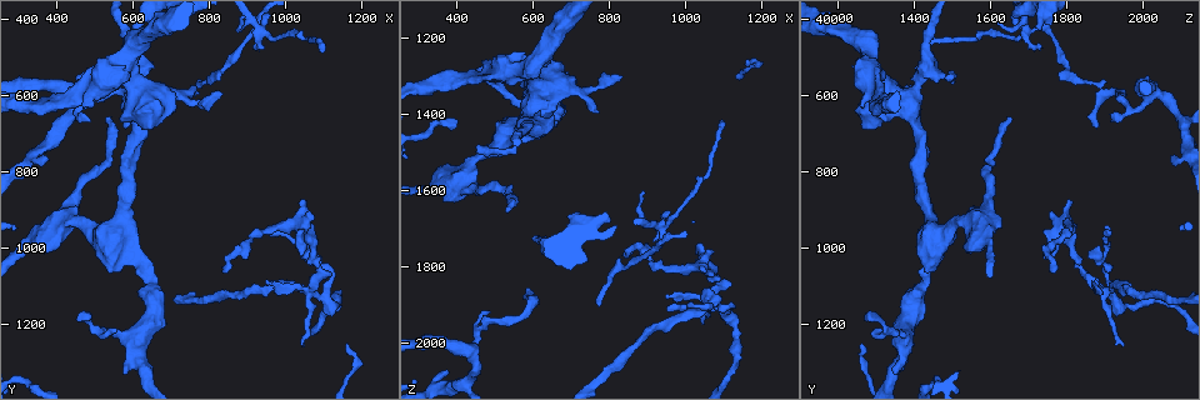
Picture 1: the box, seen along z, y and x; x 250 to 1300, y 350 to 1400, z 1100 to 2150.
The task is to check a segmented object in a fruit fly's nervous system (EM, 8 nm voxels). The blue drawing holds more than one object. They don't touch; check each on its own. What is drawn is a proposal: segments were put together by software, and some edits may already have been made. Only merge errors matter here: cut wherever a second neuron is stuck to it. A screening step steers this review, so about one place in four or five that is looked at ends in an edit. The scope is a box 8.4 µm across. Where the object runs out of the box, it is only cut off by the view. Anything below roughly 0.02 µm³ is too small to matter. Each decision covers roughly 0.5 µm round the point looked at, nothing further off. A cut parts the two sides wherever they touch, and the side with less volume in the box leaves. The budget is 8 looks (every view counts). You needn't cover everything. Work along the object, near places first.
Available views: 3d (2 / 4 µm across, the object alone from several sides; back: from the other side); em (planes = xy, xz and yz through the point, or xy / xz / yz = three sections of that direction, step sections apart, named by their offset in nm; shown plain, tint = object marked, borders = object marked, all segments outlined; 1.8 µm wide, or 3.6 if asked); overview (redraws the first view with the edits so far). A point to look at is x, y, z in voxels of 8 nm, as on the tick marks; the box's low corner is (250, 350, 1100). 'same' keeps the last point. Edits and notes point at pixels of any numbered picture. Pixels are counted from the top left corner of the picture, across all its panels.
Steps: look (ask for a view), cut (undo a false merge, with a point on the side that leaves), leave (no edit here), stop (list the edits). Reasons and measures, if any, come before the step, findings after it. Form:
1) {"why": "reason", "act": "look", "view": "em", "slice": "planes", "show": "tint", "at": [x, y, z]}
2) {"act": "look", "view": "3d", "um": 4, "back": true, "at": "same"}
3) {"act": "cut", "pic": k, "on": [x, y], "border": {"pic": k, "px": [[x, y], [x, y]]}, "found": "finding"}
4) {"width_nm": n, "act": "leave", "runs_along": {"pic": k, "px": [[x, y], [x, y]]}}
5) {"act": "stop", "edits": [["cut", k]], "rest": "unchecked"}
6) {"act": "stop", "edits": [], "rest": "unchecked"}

{"why": "two arms at a narrow angle", "act": "look", "view": "em", "slice": "xy", "step": 4, "show": "tint", "at": [1060, 1120, 1900]}

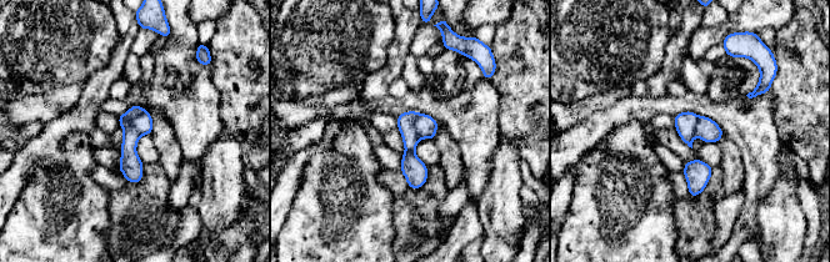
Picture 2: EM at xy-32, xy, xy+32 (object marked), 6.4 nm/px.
{"act": "cut", "pic": 2, "on": [129, 159], "part_leaving": {"pic": 2, "px": [[409, 114], [410, 164], [418, 185]]}, "found": "two neurons meet here"}

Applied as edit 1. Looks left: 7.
{"why": "three arms meet", "act": "look", "view": "em", "um": 3.6, "slice": "xz", "step": 16, "show": "tint", "at": [930, 435, 1695]}

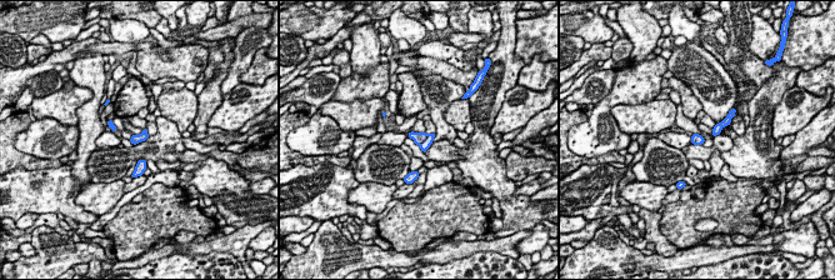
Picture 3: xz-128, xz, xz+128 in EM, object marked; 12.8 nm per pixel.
{"act": "cut", "pic": 3, "on": [425, 145], "border": {"pic": 3, "px": [[428, 135], [419, 144]]}, "found": "a second neuron is stuck on"}

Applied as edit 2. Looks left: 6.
{"why": "redraw", "act": "look", "view": "overview"}

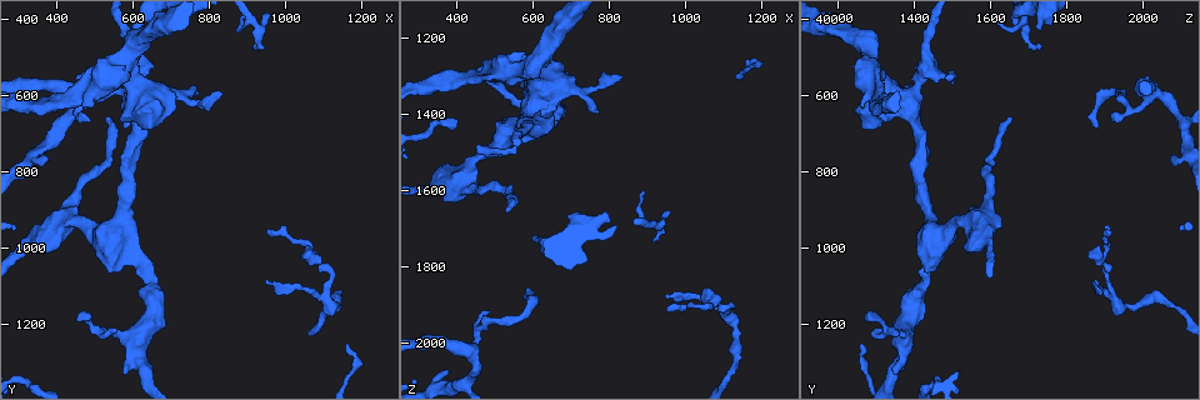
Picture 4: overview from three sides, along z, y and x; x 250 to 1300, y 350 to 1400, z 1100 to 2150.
{"why": "four-way junction", "act": "look", "view": "em", "um": 3.6, "slice": "planes", "show": "borders", "at": [620, 615, 1360]}

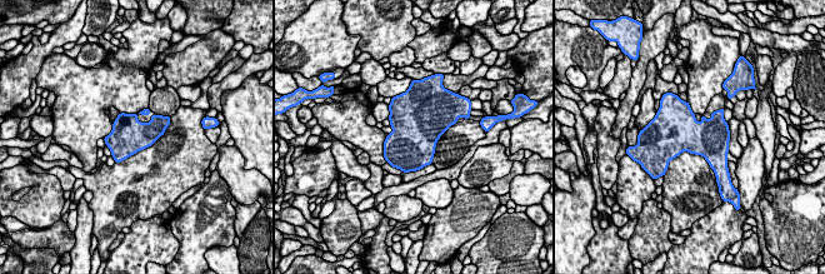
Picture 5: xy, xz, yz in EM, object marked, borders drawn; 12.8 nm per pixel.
{"act": "leave", "found": "one neuron here"}

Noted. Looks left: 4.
{"act": "stop", "edits": [["cut", 2], ["cut", 3]], "rest": "unchecked"}

